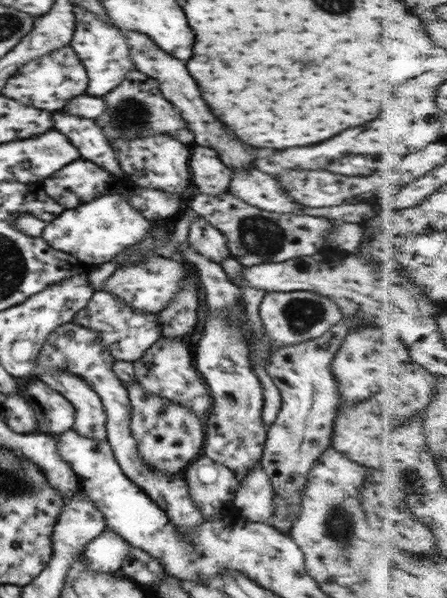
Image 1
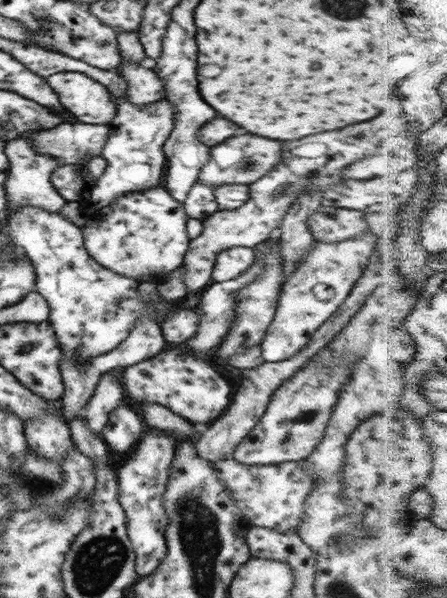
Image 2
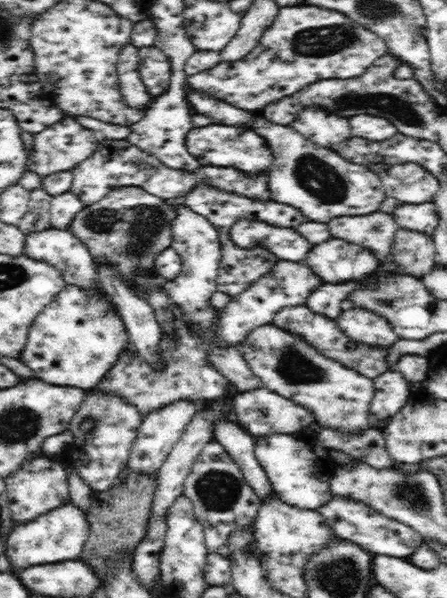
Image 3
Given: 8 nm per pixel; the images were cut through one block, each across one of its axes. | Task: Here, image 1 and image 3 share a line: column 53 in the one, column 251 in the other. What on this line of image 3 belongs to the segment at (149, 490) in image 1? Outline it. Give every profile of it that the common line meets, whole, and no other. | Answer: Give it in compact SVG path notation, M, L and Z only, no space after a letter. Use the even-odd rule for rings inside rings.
M266 324L250 332L240 344L239 351L264 387L312 410L314 422L318 425L344 433L359 433L369 427L370 402L374 398L373 379L320 354L302 337Z

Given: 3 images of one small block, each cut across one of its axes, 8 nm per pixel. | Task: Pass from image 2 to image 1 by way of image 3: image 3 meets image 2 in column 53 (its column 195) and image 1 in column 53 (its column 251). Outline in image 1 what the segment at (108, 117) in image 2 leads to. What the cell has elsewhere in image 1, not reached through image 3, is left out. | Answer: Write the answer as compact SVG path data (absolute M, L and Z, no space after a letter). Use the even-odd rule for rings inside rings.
M65 45L64 48L36 62L28 62L21 68L18 74L15 73L12 78L9 78L8 83L2 88L2 95L41 110L50 110L50 112L63 110L74 96L86 93L89 84L84 64L78 59L70 45Z

